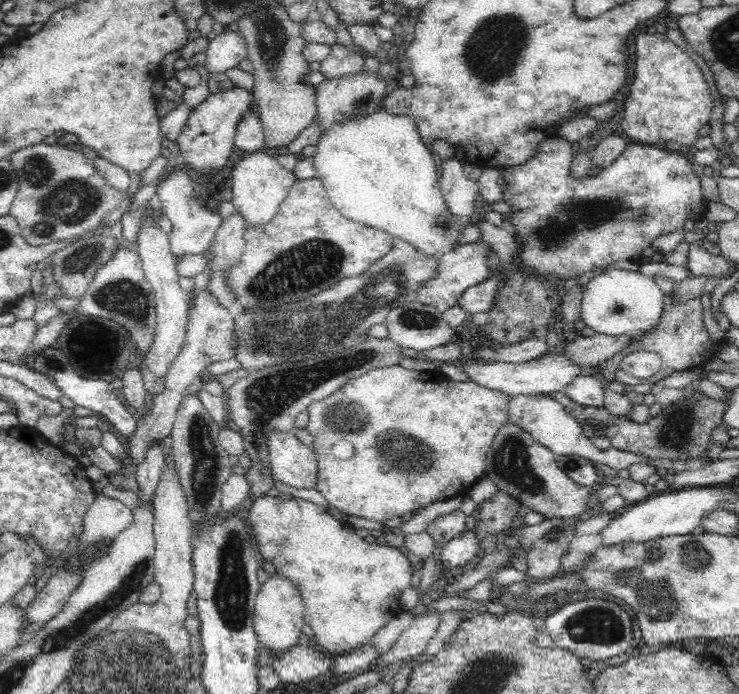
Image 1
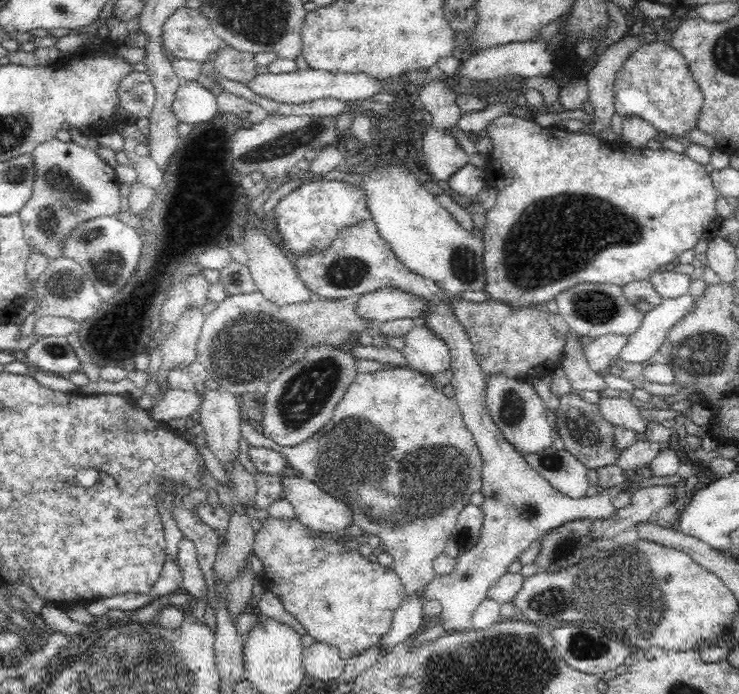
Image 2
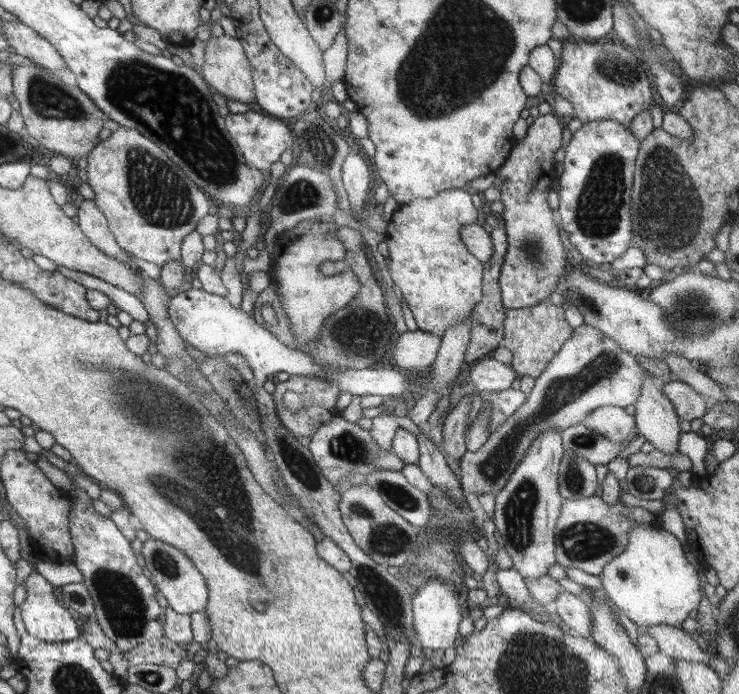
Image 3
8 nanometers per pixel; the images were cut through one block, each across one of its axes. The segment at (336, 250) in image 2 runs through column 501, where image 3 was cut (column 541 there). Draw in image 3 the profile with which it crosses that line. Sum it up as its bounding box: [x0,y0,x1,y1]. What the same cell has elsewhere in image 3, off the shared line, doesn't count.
[494,429,566,578]

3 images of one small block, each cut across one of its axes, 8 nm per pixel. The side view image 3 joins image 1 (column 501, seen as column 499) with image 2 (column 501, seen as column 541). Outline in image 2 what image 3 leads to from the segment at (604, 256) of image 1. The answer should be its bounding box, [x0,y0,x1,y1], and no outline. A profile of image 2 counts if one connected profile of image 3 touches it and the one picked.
[483,115,721,309]

